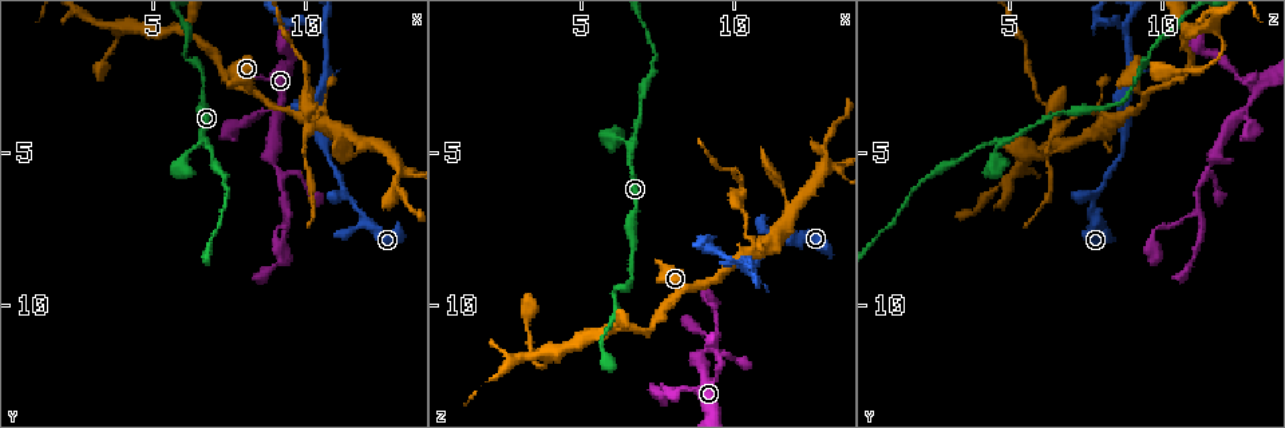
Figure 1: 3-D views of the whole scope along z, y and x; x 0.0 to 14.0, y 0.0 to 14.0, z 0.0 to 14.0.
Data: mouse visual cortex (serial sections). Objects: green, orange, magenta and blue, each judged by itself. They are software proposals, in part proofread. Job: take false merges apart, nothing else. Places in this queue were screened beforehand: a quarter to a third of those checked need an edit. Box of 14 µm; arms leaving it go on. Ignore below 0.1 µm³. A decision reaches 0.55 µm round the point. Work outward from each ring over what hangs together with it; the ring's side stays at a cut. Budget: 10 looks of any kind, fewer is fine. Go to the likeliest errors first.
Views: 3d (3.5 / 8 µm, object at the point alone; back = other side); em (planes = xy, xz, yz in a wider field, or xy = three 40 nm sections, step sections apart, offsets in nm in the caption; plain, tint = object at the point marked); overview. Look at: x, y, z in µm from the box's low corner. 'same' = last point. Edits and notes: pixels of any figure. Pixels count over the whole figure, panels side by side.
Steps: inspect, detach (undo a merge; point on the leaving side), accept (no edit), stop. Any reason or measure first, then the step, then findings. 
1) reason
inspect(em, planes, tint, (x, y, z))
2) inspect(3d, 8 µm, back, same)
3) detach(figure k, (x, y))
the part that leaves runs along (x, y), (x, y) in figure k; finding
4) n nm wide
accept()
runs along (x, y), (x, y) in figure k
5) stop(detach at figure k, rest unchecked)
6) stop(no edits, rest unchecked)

thick turns thin
inspect(3d, 3.5 µm, (8.5, 3.2, 9.4))

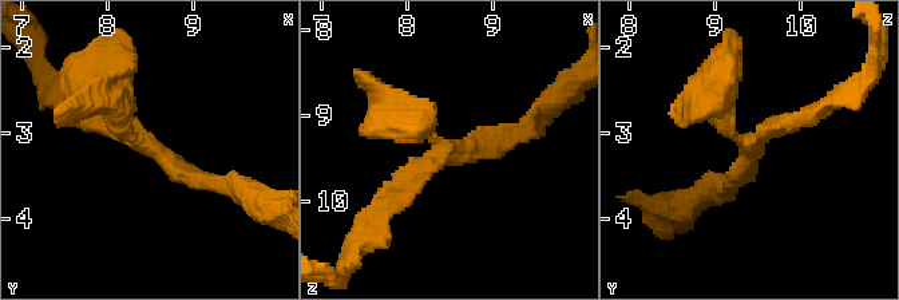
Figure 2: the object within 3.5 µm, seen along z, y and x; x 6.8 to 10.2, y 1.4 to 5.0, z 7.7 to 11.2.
now the EM
inspect(em, xy, step 2, tint, (8.50, 3.15, 9.35))

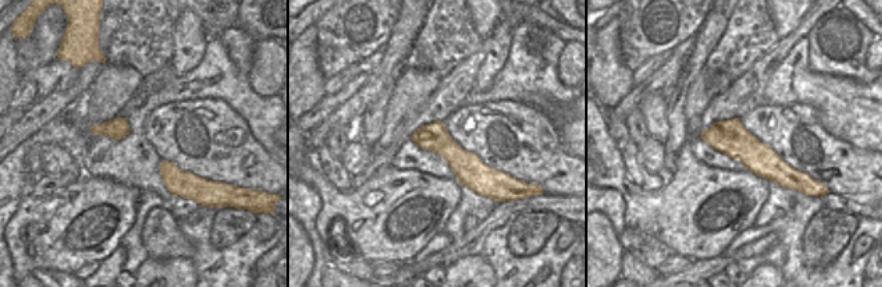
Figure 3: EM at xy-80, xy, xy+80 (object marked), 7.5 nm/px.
inspect(em, planes, tint, same)

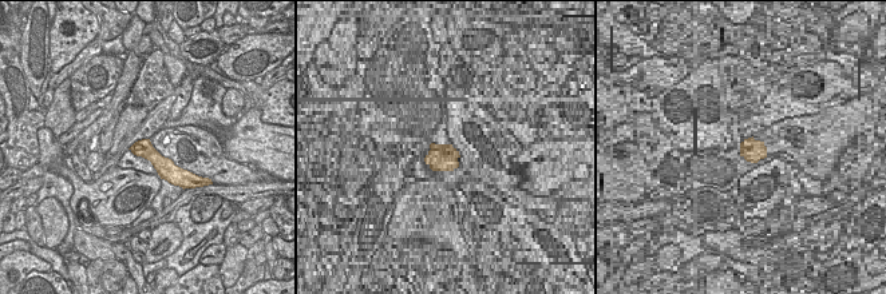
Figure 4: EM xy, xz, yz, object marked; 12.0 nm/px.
accept()
runs along (106, 79), (126, 133), (221, 186) in figure 2; one cell here

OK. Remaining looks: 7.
three-way junction
inspect(3d, 8 µm, (9.3, 6.9, 11.1))

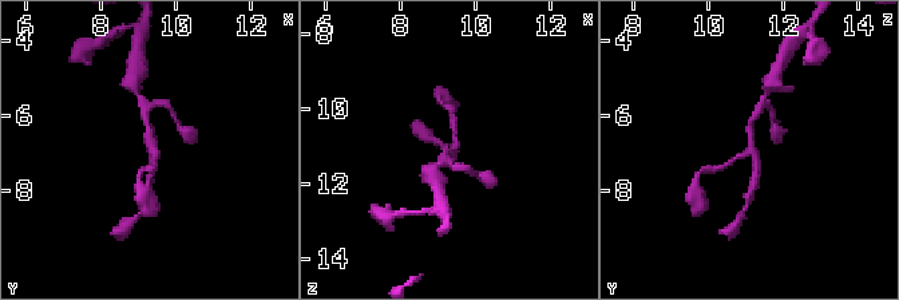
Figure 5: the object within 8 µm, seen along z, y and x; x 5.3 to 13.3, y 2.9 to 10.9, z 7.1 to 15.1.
zoom in
inspect(3d, 3.5 µm, (9.3, 6.9, 11.2))

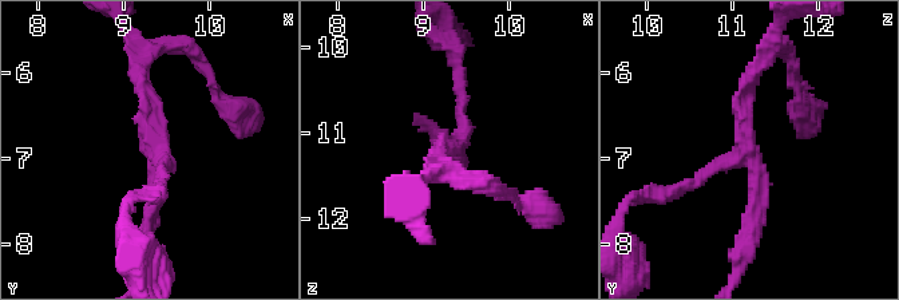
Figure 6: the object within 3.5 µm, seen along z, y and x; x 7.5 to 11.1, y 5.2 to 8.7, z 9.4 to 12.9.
accept()
runs along (760, 66), (744, 149), (672, 189) in figure 6; one cell here

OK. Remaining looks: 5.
three-way junction
inspect(3d, 3.5 µm, (10.6, 4.0, 8.3))

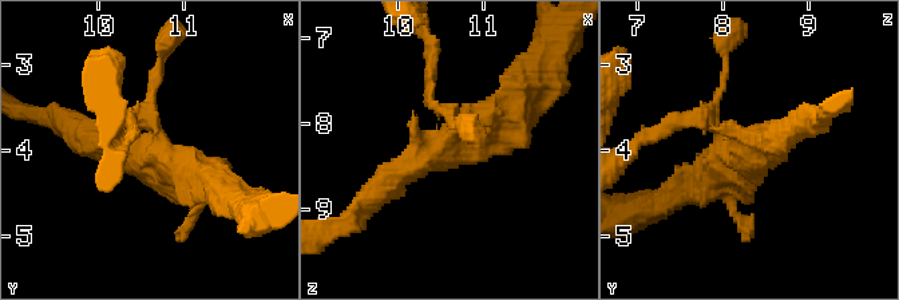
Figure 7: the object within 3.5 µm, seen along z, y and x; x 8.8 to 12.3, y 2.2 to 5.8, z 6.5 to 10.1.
3 arms; arms of 150, 350, 450 nm; need the tissue
inspect(em, xy, step 1, tint, (10.60, 4.05, 8.20))

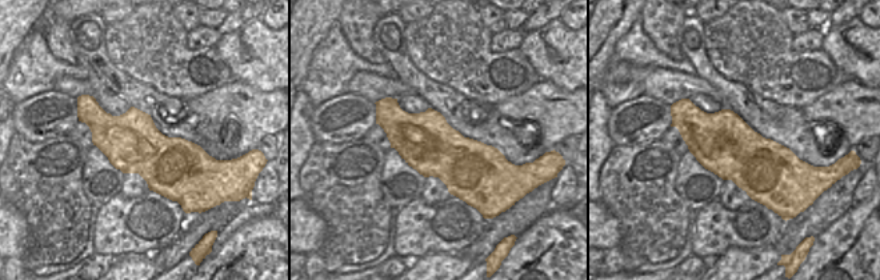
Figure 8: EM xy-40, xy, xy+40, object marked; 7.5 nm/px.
detach(figure 7, (674, 115))
a second cell is stuck on

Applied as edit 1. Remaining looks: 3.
see it whole again
inspect(overview)

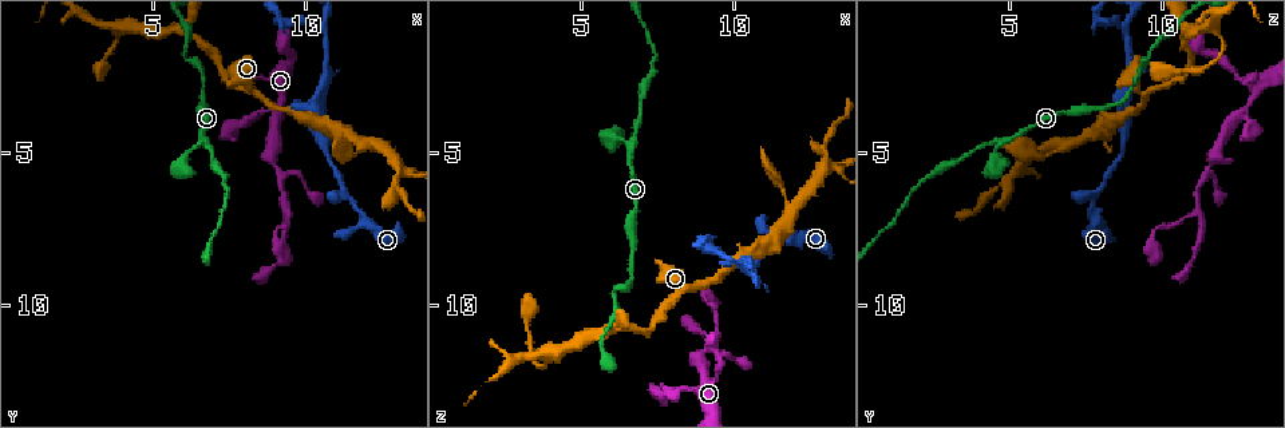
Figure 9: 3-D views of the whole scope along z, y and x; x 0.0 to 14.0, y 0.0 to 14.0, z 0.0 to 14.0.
arms run side by side
inspect(3d, 3.5 µm, (12.9, 5.4, 5.4))

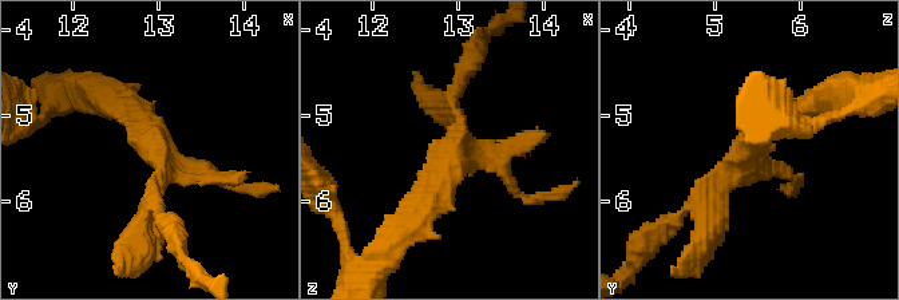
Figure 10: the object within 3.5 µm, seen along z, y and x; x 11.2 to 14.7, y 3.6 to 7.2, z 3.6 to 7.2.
need the tissue
inspect(em, planes, tint, (12.95, 5.40, 5.40))

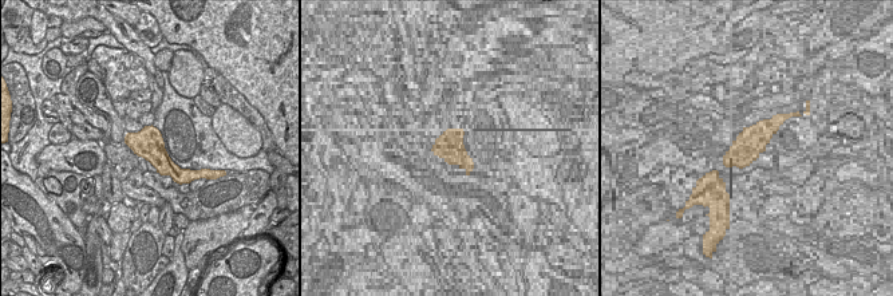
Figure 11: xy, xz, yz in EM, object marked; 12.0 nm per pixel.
4 arms; arms of 150, 150, 200, 250 nm
accept()
runs along (808, 105), (753, 137), (685, 208) in figure 10; continuous, no second cell

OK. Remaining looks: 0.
stop(detach at figure 7, rest unchecked)

